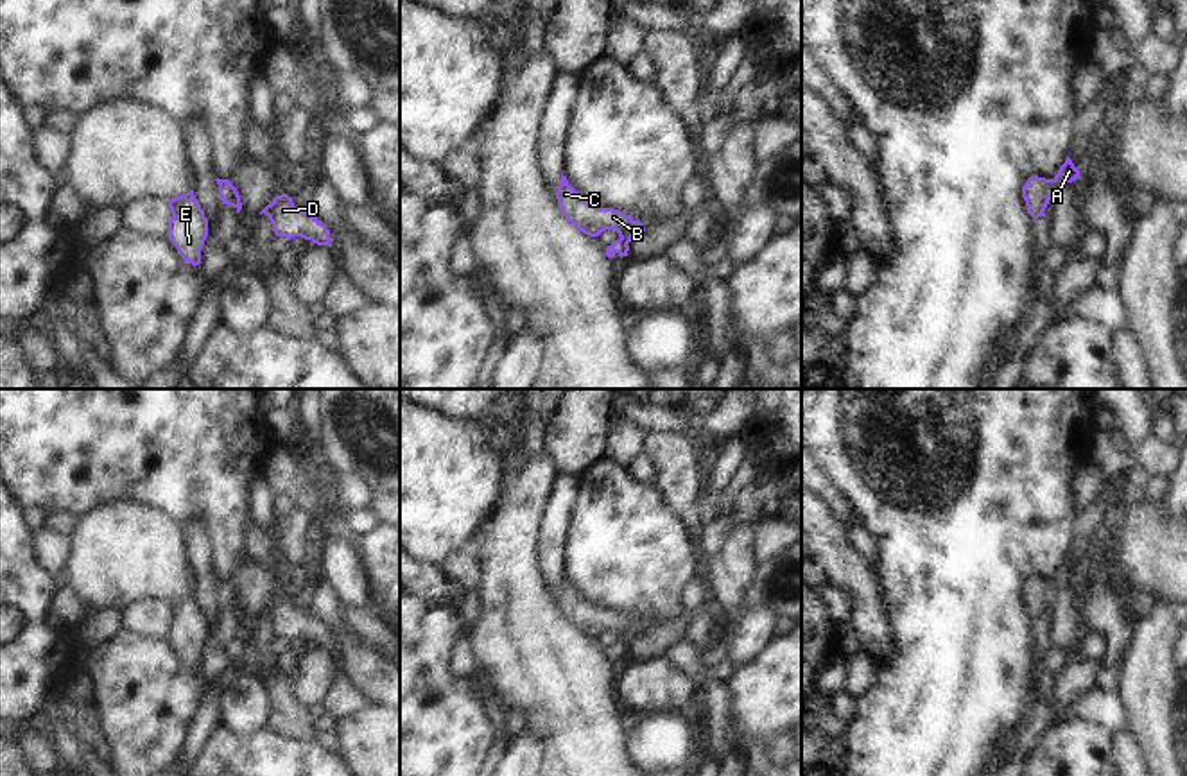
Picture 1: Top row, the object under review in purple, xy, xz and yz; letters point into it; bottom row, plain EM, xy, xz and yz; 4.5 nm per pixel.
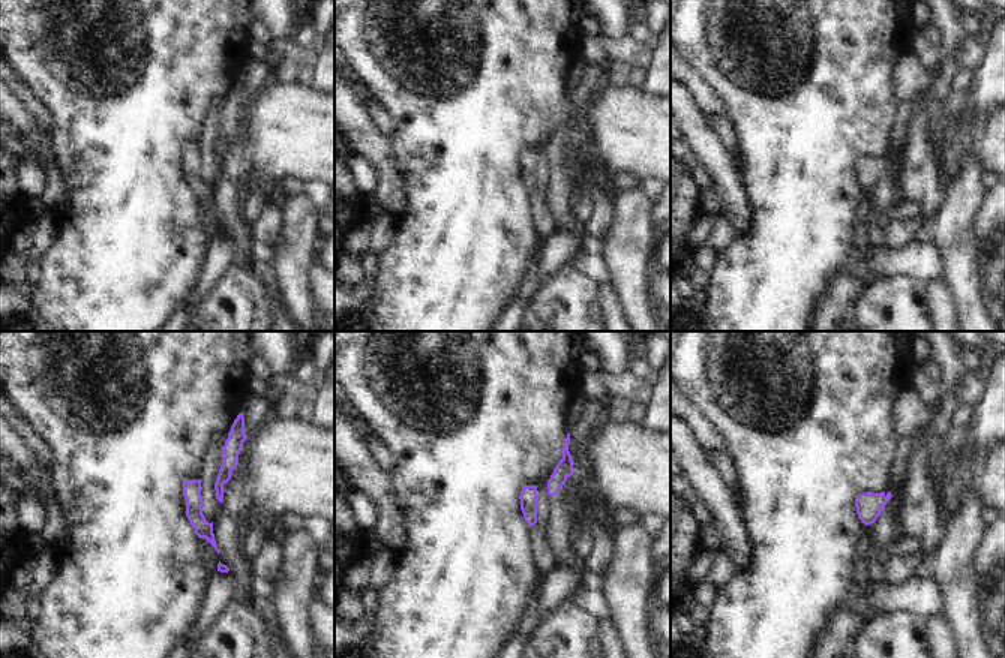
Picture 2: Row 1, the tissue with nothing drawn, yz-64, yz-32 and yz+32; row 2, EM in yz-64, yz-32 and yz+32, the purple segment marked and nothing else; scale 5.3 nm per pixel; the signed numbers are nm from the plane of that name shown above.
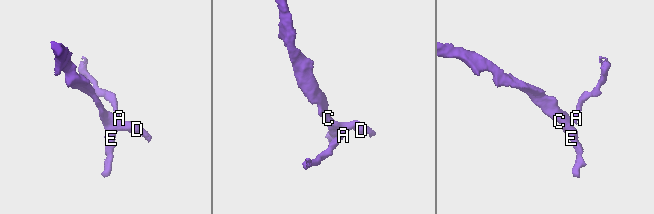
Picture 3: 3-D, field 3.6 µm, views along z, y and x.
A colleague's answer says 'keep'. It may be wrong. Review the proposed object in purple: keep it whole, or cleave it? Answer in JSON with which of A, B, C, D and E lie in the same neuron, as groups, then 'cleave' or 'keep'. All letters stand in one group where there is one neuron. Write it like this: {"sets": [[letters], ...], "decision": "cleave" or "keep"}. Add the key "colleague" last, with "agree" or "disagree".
{"sets": [["A"], ["B", "C", "D", "E"]], "decision": "cleave", "colleague": "disagree"}

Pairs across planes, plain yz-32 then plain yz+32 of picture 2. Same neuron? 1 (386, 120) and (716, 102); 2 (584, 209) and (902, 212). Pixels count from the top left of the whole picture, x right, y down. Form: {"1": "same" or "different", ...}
{"1": "different", "2": "same"}

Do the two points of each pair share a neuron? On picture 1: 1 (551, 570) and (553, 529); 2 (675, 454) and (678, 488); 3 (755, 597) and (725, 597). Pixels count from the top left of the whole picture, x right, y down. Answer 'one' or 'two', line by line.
1: one
2: one
3: two

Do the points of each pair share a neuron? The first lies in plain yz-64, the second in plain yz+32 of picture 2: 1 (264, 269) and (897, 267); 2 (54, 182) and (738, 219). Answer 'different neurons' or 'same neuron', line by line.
1: same neuron
2: same neuron

